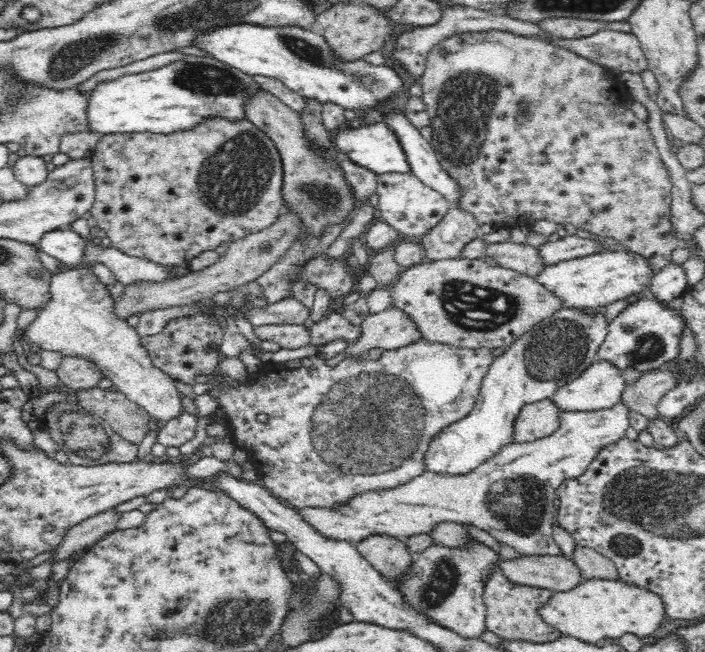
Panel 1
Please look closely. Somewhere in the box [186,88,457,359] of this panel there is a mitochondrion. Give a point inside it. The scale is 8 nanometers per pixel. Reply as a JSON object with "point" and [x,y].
{"point":[233,179]}

